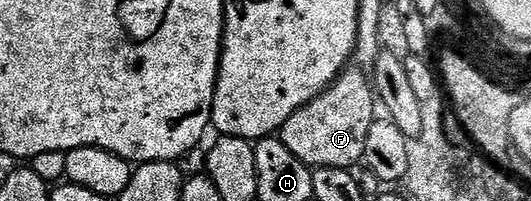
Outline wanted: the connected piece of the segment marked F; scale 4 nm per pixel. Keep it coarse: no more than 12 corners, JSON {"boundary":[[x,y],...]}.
{"boundary":[[346,68],[278,137],[313,168],[352,170],[378,117],[369,75]]}

